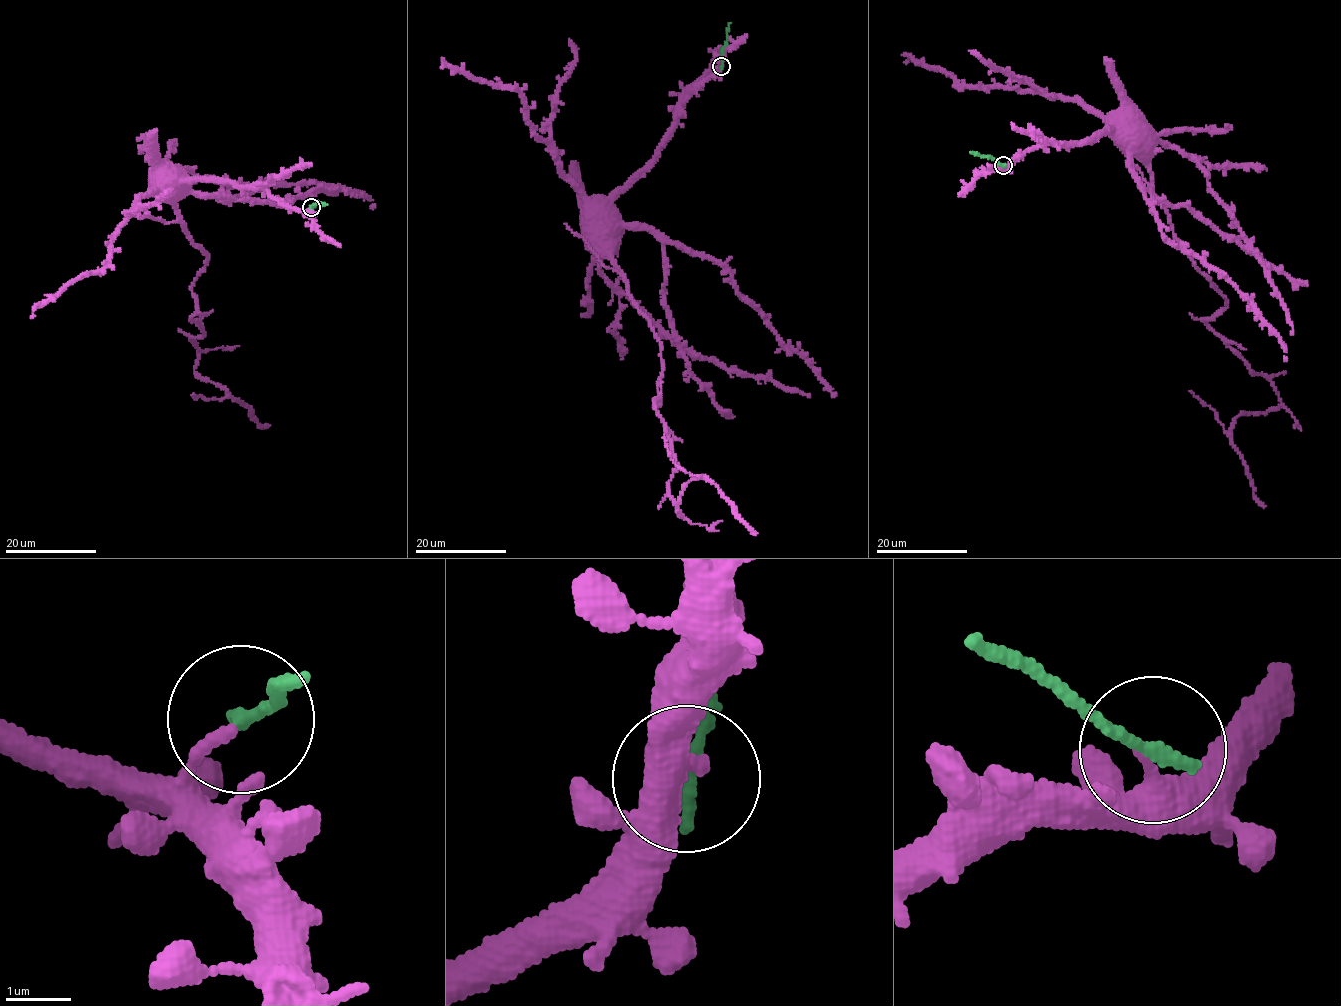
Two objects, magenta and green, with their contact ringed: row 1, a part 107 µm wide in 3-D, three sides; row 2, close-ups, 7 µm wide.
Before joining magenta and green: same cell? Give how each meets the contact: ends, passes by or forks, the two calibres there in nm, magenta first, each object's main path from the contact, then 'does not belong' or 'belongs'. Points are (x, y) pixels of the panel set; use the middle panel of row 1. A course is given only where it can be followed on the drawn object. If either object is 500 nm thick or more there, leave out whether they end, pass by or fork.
magenta ends there; green ends there; 180 nm thick on the magenta side, 240 nm on the other; magenta runs (720, 66), (686, 100), (662, 148), (600, 210); green runs (720, 66), (730, 22); does not belong

